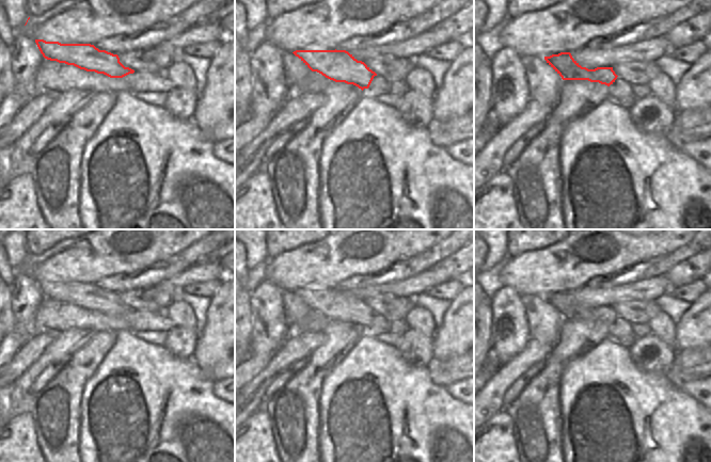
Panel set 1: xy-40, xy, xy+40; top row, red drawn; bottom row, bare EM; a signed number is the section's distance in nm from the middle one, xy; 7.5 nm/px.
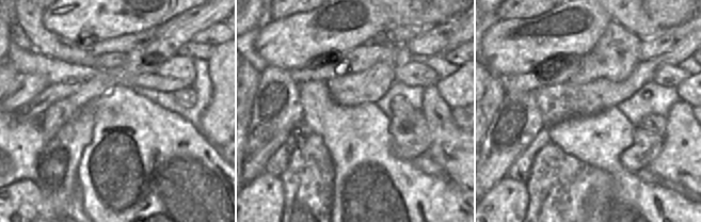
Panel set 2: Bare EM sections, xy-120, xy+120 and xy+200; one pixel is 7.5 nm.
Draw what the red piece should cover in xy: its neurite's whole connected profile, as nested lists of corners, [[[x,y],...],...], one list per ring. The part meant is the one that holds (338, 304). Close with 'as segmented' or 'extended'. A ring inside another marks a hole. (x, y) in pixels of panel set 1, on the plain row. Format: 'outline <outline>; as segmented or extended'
outline [[[296,289],[293,292],[312,310],[317,310],[335,321],[353,323],[363,330],[363,334],[377,336],[389,332],[389,321],[373,310],[364,301],[358,300],[346,289]]]; extended

